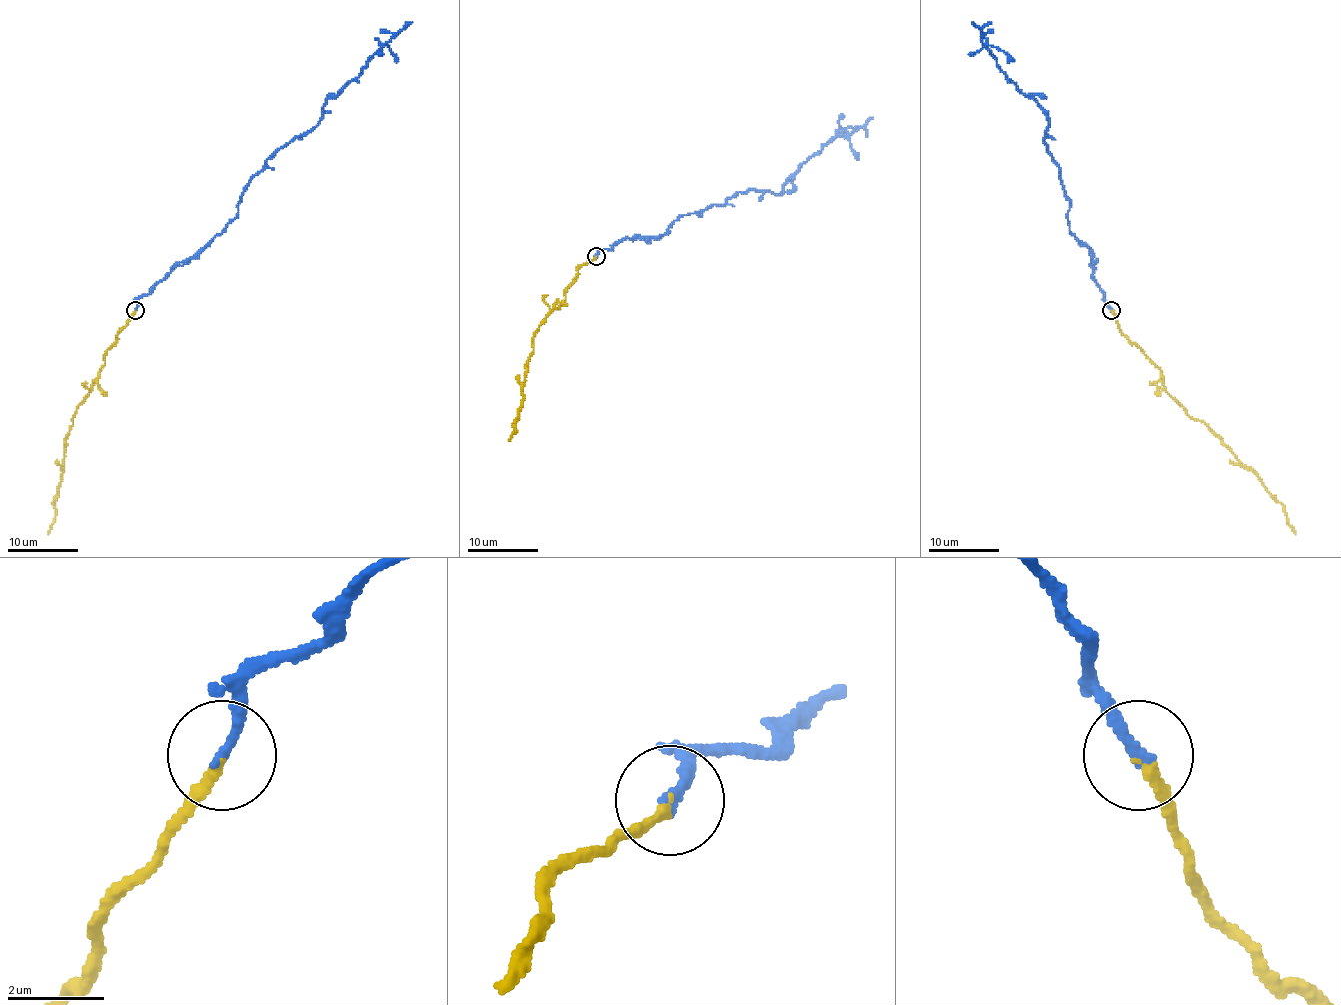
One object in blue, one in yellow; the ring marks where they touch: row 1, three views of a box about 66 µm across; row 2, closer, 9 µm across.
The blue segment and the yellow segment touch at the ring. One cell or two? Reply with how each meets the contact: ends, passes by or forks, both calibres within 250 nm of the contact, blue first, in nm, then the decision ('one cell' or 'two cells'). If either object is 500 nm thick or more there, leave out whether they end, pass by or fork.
blue ends; yellow ends; calibres 240 and 190 nm; one cell

